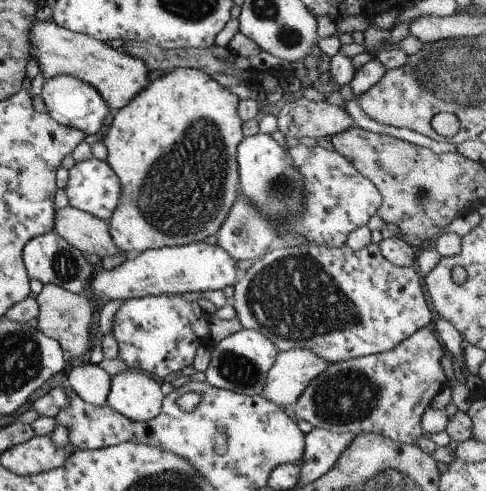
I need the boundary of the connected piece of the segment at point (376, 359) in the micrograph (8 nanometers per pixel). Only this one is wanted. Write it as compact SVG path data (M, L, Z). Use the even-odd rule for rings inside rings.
M430 326L422 327L406 340L399 342L392 350L329 363L298 396L293 406L295 419L330 432L349 432L354 435L372 433L393 441L414 444L413 440L423 435L419 425L421 414L430 406L433 397L447 384L439 362L443 353L442 346L438 344L439 339L432 331Z

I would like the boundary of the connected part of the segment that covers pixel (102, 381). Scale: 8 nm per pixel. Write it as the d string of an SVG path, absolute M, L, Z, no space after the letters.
M85 364L73 368L67 376L66 385L81 400L90 406L106 404L111 377L97 365Z

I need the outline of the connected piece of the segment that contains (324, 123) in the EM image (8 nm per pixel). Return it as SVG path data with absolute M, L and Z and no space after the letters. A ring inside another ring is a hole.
M303 98L294 102L285 103L276 117L278 131L283 135L289 135L295 139L301 138L302 136L315 139L328 135L333 137L352 128L353 122L341 107L337 107L326 101L313 102Z

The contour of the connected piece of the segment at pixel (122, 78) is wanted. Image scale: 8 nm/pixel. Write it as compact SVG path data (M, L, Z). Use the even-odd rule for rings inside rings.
M52 20L50 22L34 21L30 31L30 56L34 53L37 57L39 73L44 80L55 77L59 74L73 76L86 84L89 84L105 102L105 105L111 111L117 111L126 106L141 90L144 90L151 81L149 81L148 67L137 57L130 56L121 49L111 48L107 44L97 41L84 33L75 33L59 26L56 26Z

